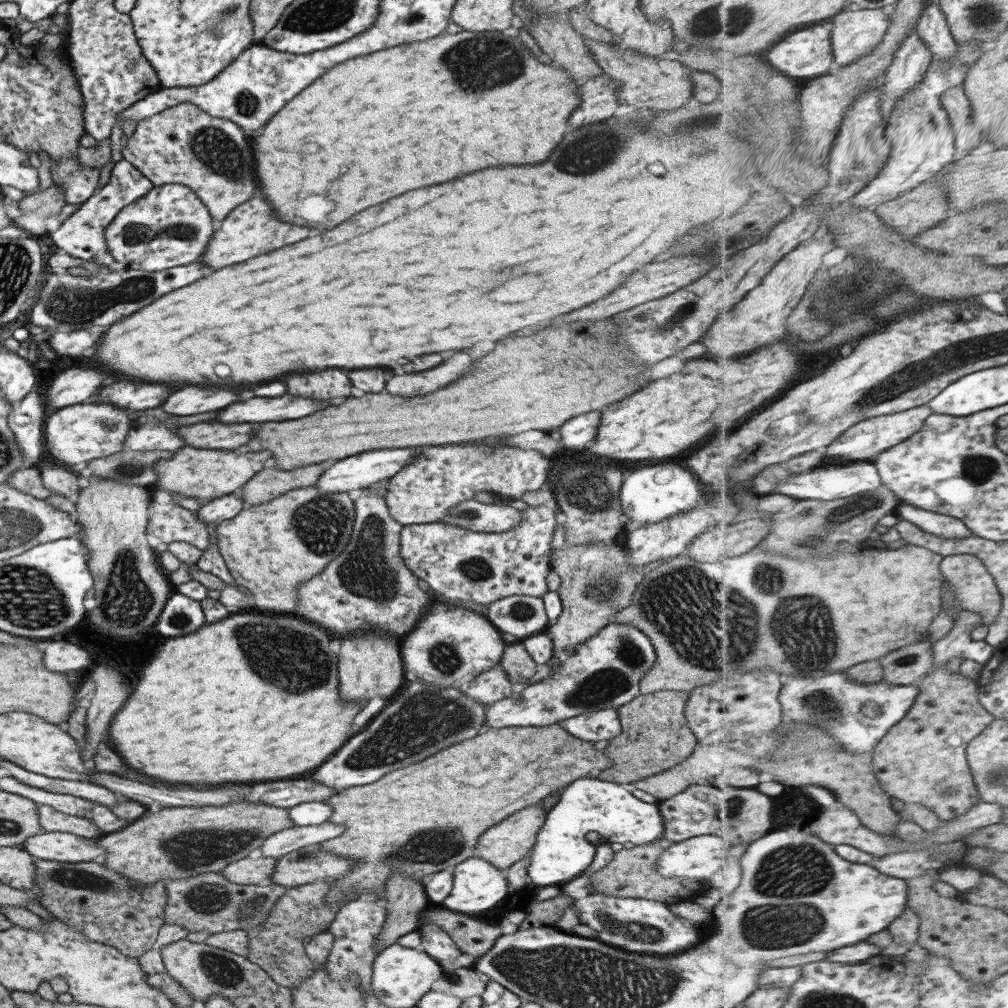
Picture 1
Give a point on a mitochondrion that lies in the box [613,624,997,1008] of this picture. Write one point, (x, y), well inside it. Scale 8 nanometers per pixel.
(801, 868)

